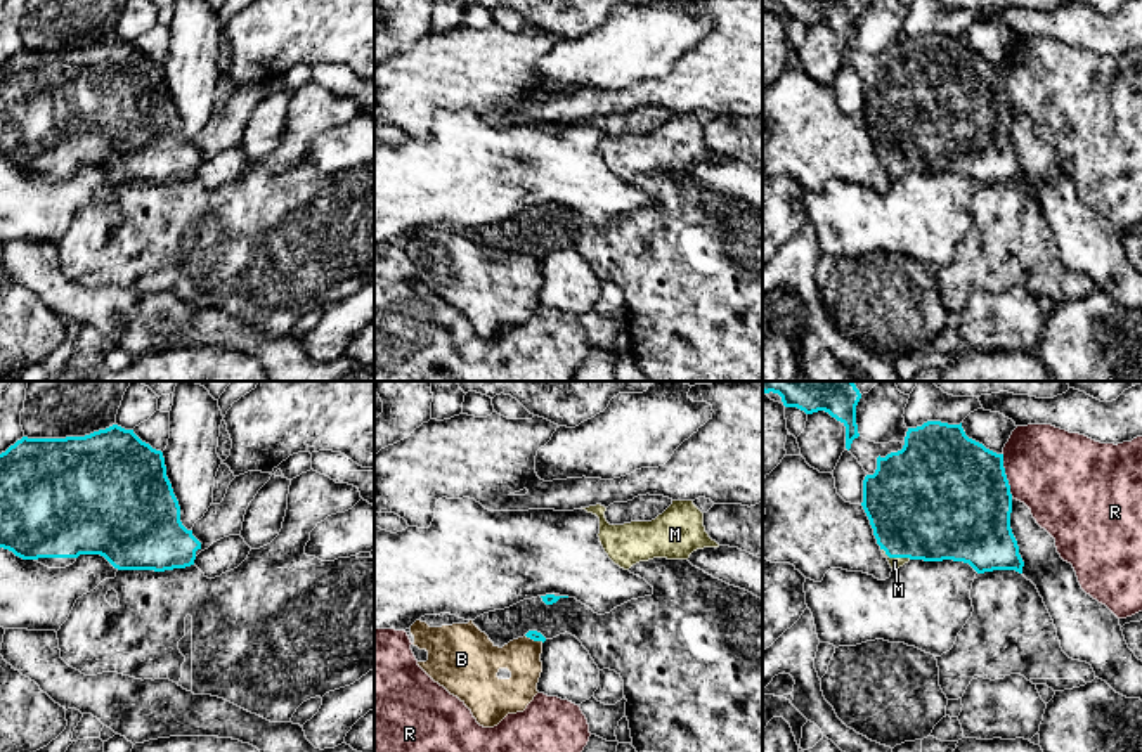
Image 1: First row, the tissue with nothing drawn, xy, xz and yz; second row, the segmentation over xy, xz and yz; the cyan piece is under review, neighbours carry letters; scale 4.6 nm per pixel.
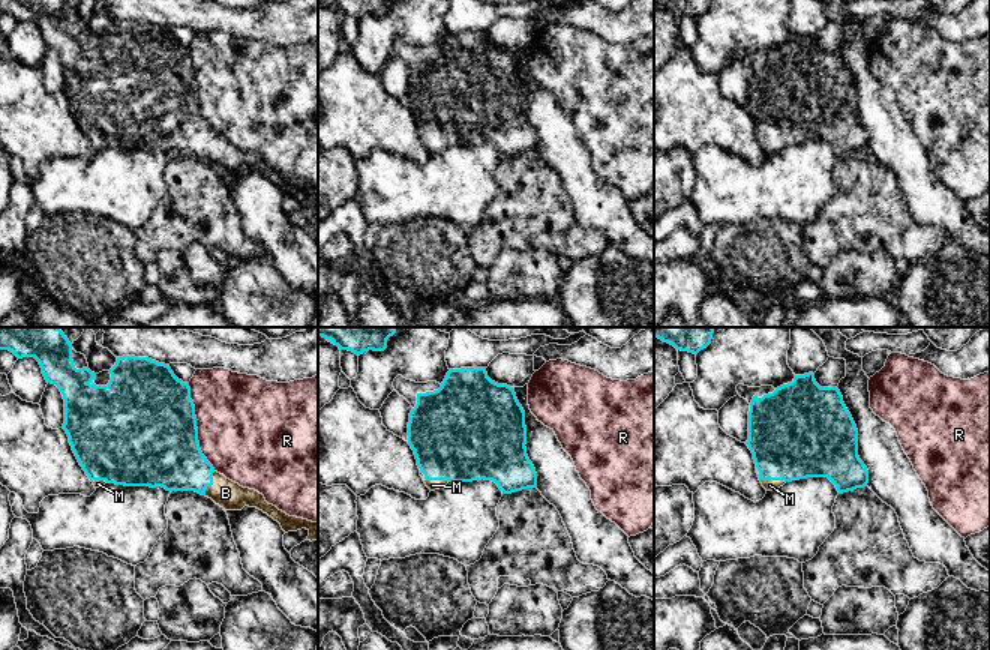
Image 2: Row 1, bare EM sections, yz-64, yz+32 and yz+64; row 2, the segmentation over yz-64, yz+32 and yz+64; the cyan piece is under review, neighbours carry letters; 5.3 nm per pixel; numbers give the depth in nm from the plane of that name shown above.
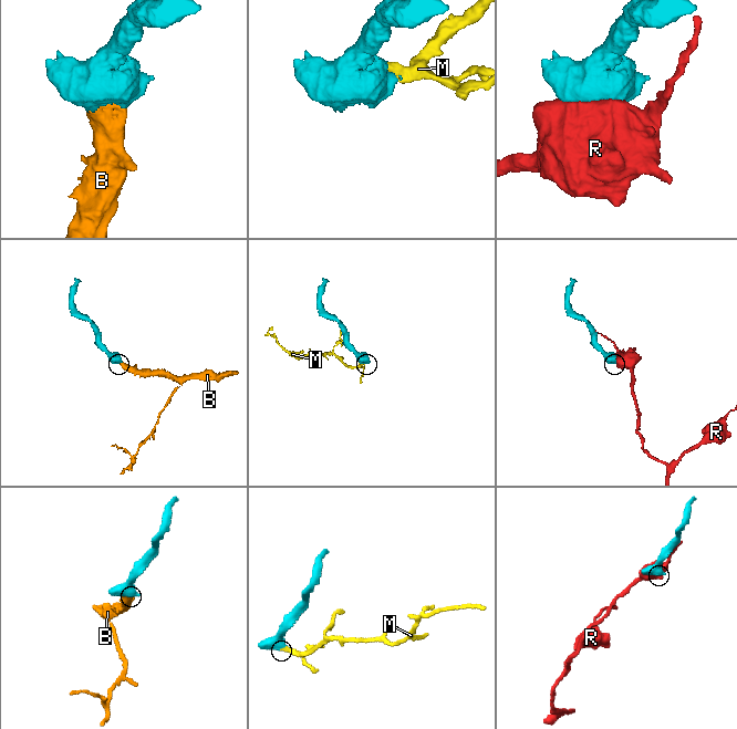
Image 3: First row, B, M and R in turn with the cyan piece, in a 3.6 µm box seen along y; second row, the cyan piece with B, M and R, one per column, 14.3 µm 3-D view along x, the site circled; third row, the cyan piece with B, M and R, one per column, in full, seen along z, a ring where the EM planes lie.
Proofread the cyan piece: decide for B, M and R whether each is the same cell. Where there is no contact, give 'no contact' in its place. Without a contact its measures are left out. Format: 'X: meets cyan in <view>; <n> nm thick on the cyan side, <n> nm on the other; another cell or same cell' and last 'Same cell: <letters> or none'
B: meets cyan in xz; 50 nm thick on the cyan side, 180 nm on the other; same cell
M: meets cyan in yz; 480 nm thick on the cyan side, 50 nm on the other; same cell
R: meets cyan in yz; 500 nm thick on the cyan side, 420 nm on the other; another cell
Same cell: B, M

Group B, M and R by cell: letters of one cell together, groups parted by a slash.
B M / R

